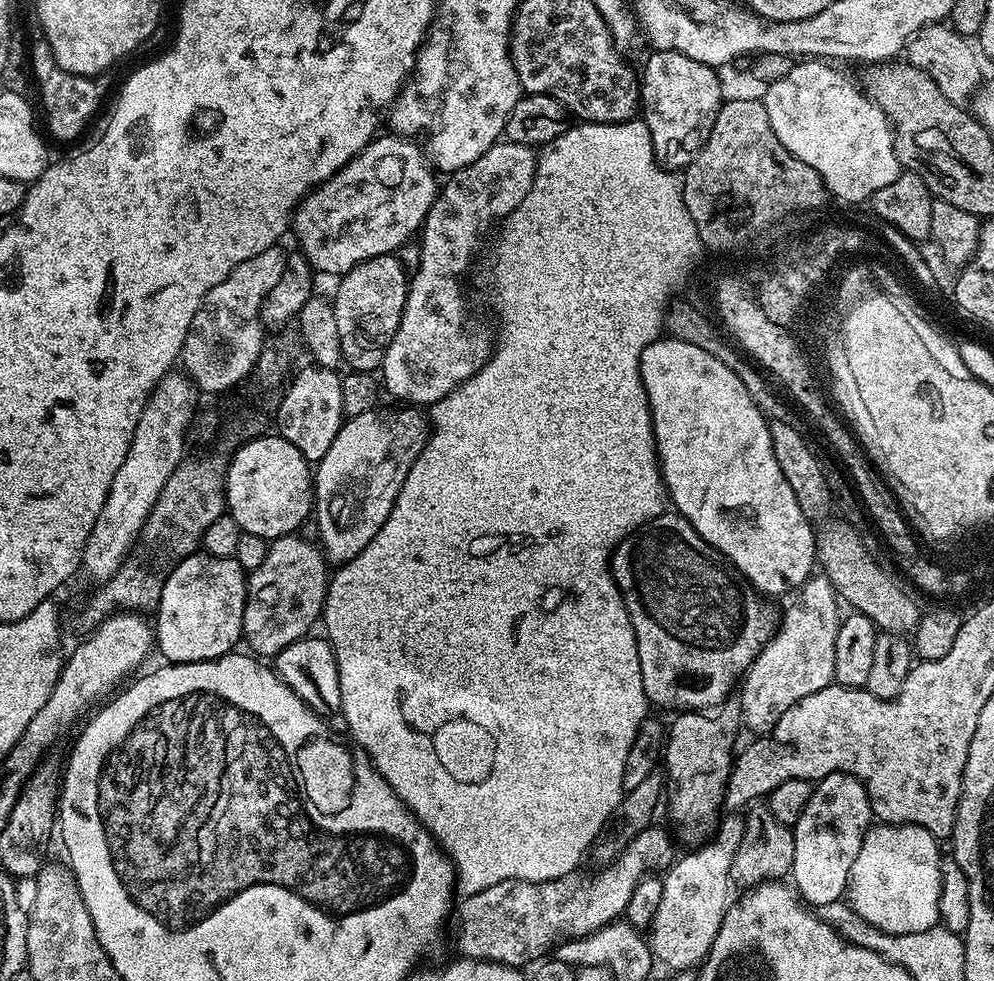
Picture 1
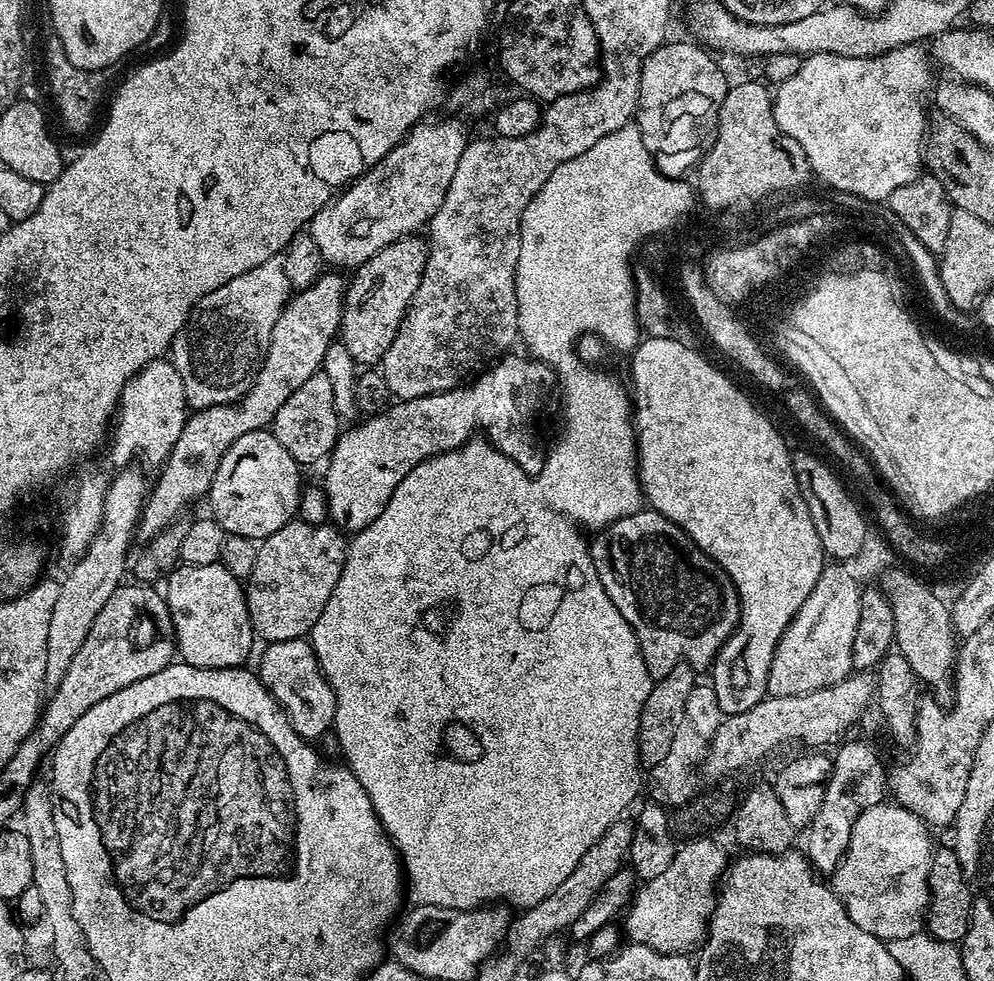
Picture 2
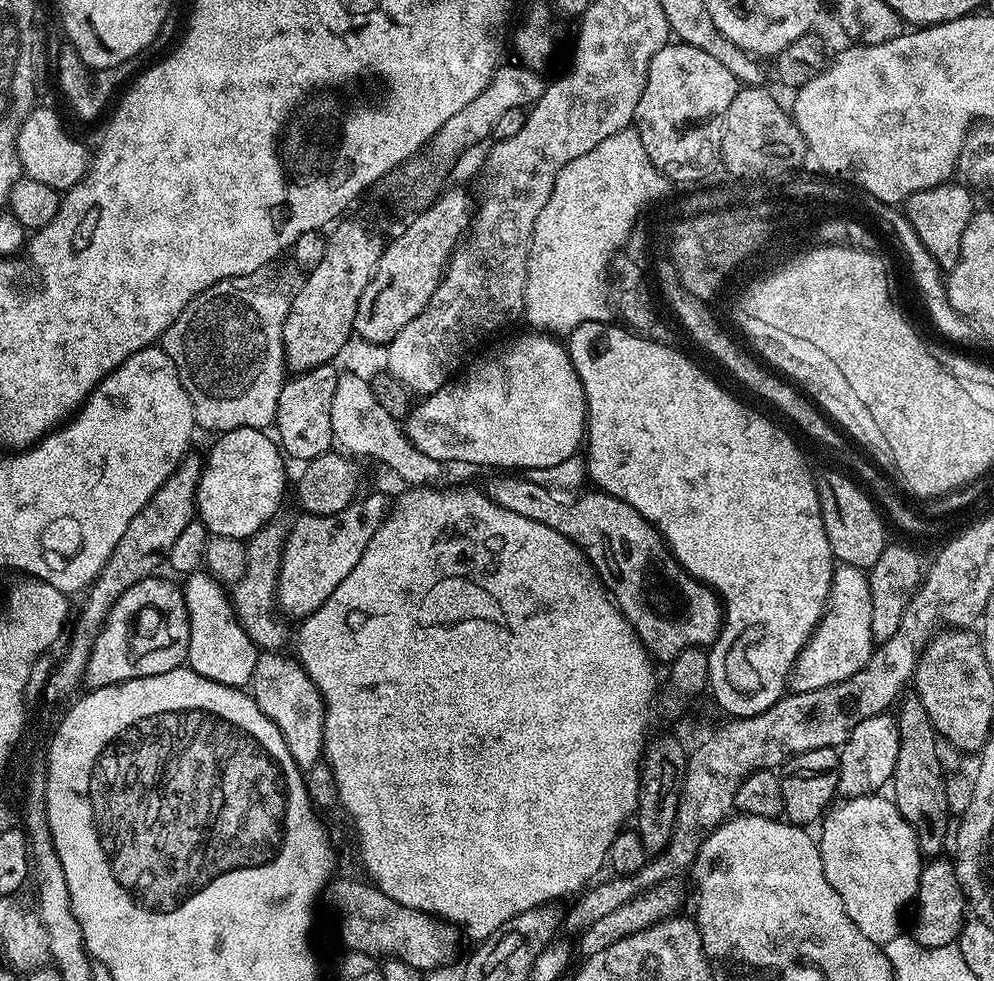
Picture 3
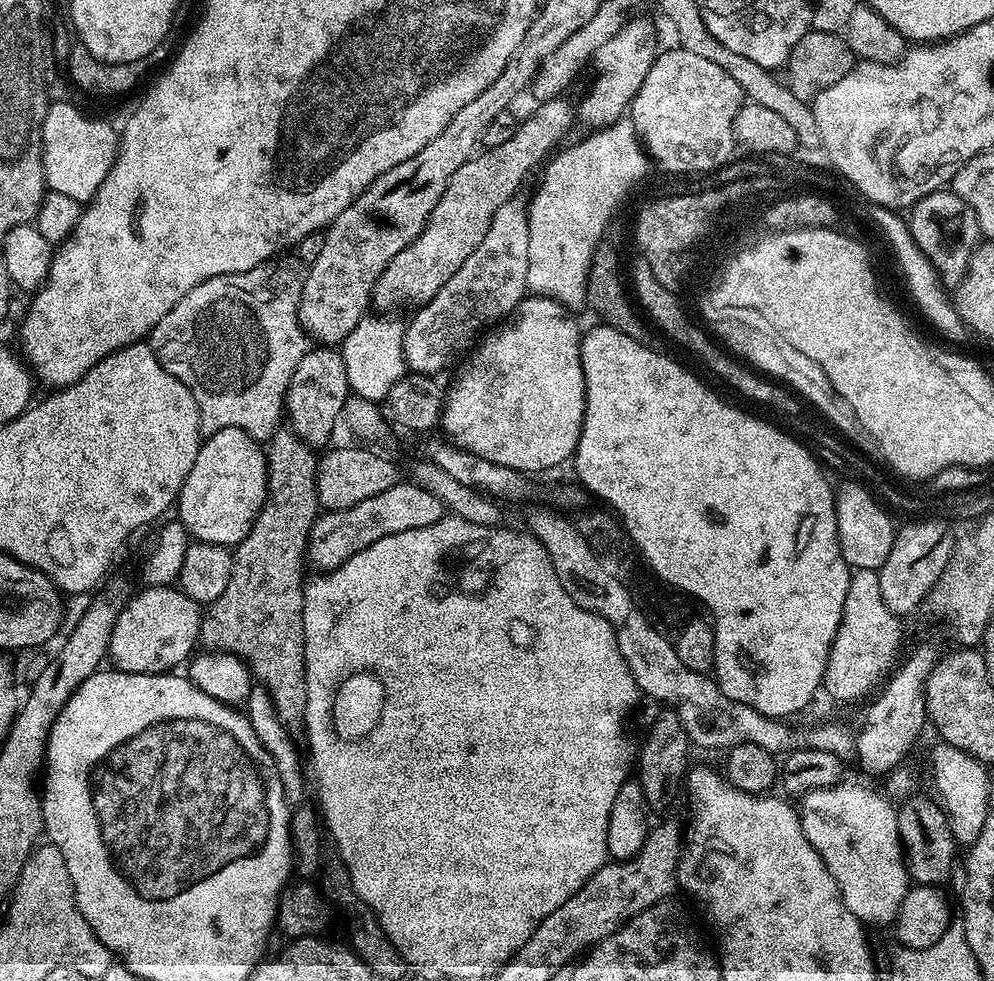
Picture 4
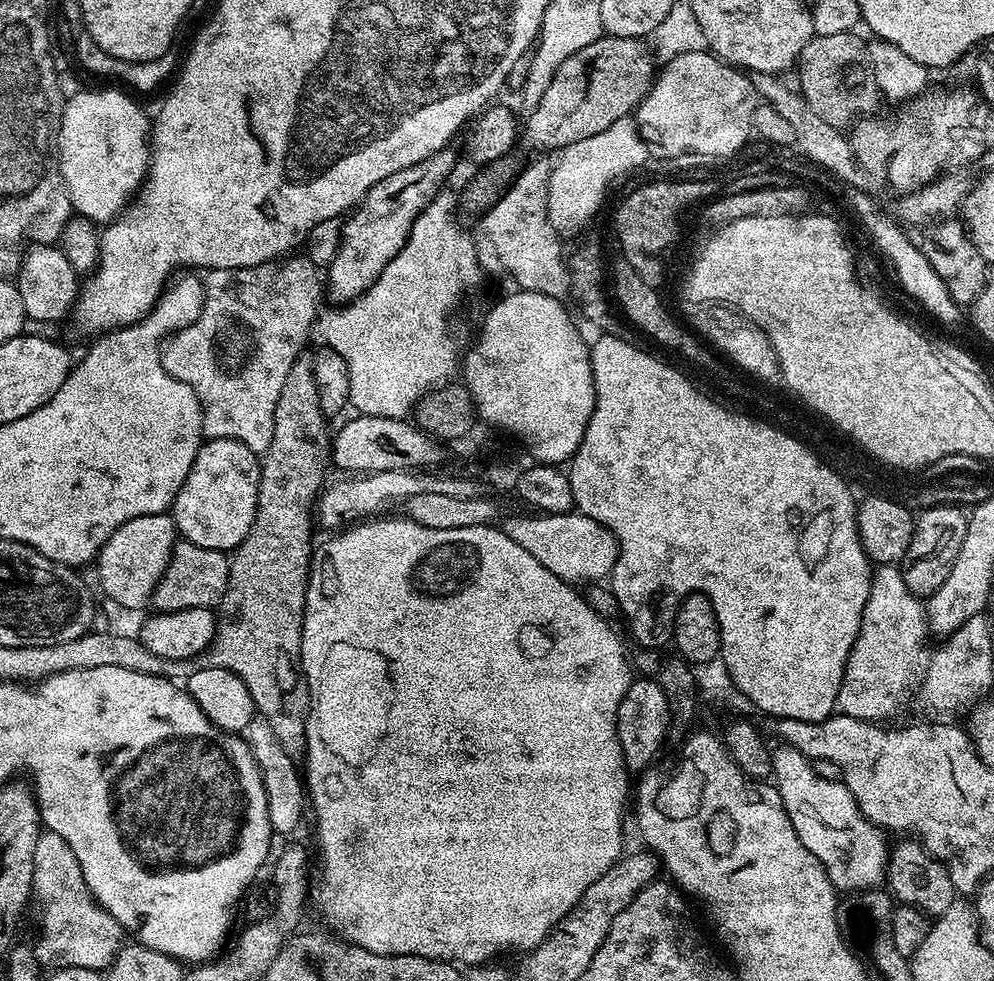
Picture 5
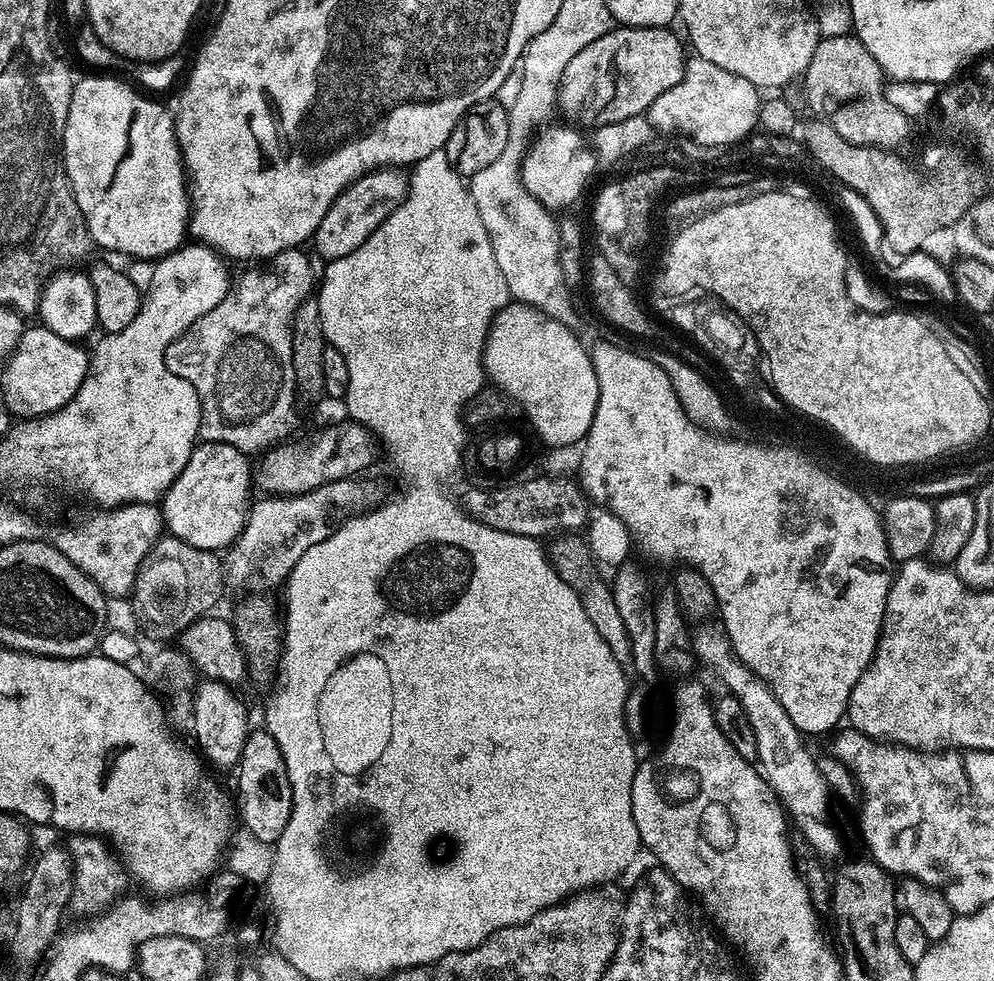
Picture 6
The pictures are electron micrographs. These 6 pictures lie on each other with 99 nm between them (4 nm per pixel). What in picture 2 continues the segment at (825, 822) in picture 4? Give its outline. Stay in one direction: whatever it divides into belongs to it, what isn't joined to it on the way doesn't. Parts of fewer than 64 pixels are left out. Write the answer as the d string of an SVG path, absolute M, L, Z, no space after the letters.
M895 802L870 806L856 819L850 834L850 846L830 876L830 887L846 906L846 914L850 914L854 926L862 926L866 934L874 934L874 938L885 942L910 938L925 927L929 901L928 879L934 851L934 843L928 837L928 832L929 825L920 820L918 814Z

